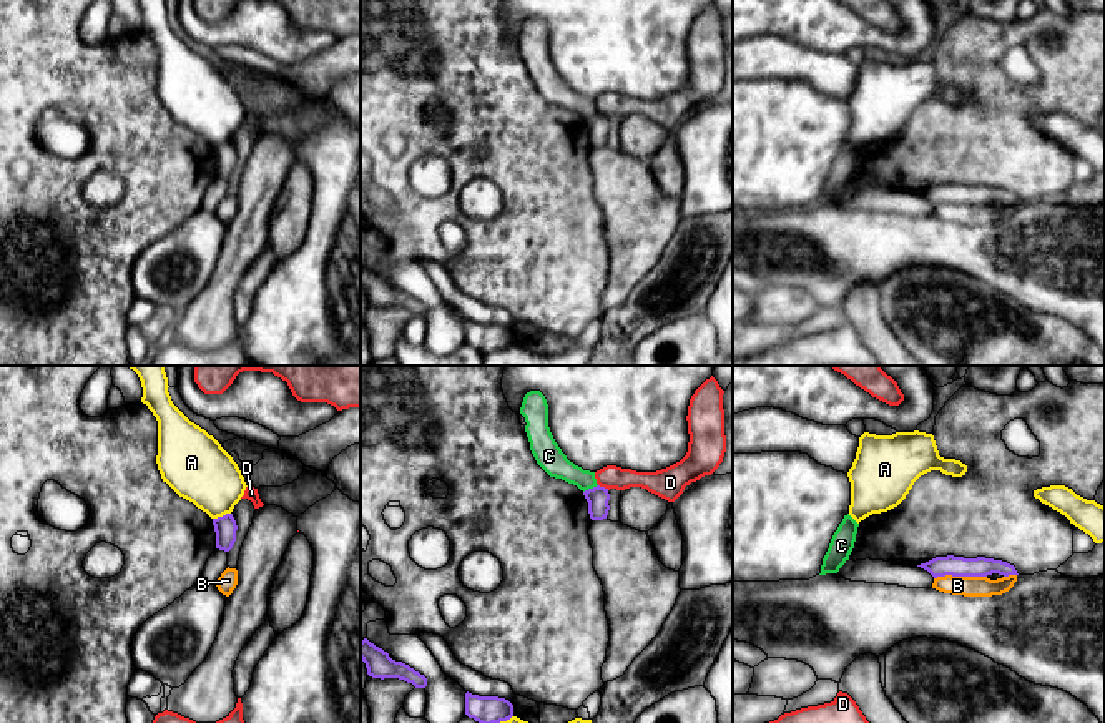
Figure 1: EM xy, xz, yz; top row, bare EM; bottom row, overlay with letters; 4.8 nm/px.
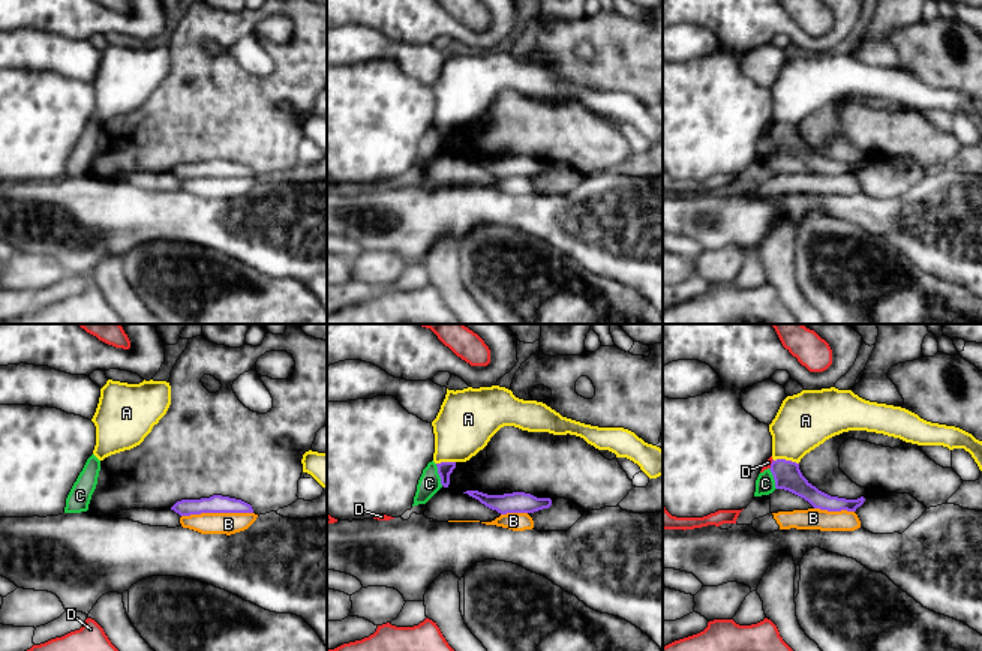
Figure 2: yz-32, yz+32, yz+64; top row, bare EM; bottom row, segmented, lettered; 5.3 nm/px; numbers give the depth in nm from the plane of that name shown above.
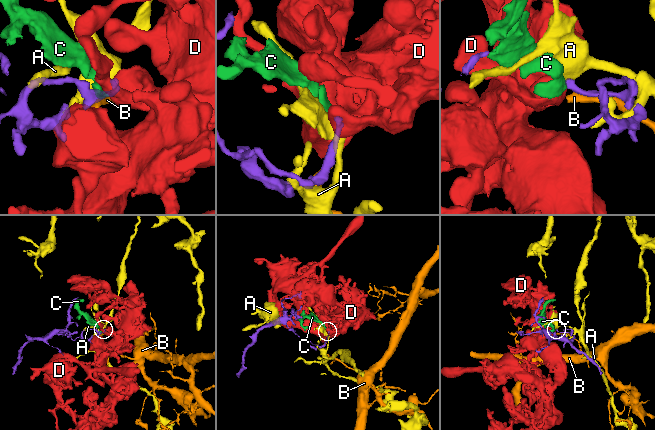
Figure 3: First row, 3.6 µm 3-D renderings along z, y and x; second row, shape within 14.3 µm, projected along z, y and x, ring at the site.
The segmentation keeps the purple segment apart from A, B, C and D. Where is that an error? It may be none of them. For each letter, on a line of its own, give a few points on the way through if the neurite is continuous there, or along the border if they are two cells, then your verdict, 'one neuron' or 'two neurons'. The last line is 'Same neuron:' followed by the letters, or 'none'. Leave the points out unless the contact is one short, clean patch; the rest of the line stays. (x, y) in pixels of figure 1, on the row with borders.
A: two neurons
B: two neurons
C: along xz (597, 484), (584, 492) | two neurons
D: along xz (599, 484), (608, 489) | two neurons
Same neuron: none

